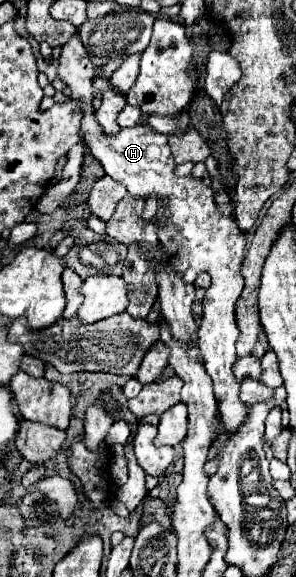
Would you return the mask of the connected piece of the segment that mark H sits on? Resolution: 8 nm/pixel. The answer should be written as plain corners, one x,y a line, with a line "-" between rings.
75,32
67,44
61,48
59,56
59,78
71,88
71,100
83,100
83,124
81,132
85,136
85,144
91,154
101,162
105,174
125,184
131,196
149,200
151,194
157,198
157,214
153,216
153,224
157,228
159,244
165,252
167,264
175,268
175,272
185,280
193,282
197,272
207,272
211,276
213,288
207,288
203,300
203,320
197,330
197,346
201,358
205,362
207,374
215,384
215,398
219,402
219,412
225,428
235,432
247,414
247,404
239,400
239,382
233,378
231,366
235,364
235,342
239,336
235,324
235,302
243,290
241,278
241,262
247,244
247,234
237,226
233,216
223,216
215,202
215,192
201,178
193,178
191,174
181,178
175,174
175,158
171,156
171,148
167,144
167,136
155,132
147,124
139,124
133,128
123,128
117,136
105,136
101,126
93,116
93,70
87,50
83,48
79,34

